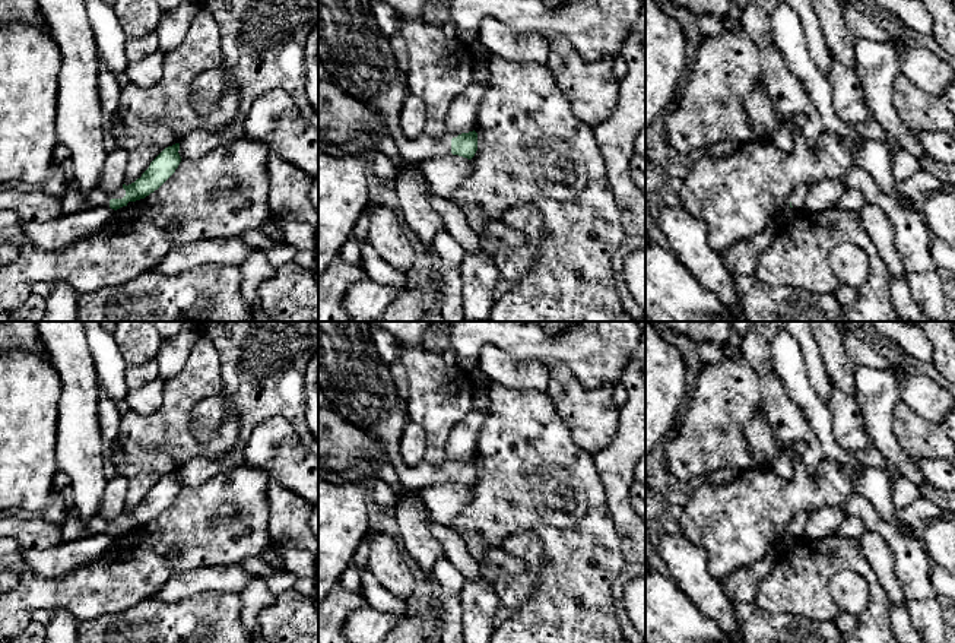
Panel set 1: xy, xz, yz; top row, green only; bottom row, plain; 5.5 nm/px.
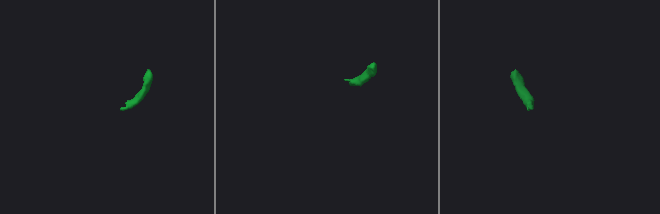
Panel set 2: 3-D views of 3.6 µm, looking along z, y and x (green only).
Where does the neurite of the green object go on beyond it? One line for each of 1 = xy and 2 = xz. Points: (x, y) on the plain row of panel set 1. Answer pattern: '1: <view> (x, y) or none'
1: xy (73, 528)
2: xz (364, 390)

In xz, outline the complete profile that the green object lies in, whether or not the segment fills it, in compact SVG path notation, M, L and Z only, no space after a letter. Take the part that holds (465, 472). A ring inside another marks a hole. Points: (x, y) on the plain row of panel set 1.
M318 322L318 387L343 419L381 443L402 491L451 481L472 487L478 478L475 457L438 466L404 463L400 438L409 418L403 380L381 361L371 330L368 322Z

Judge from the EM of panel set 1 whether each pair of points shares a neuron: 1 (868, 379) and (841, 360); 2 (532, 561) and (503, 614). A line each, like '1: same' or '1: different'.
1: different
2: same

